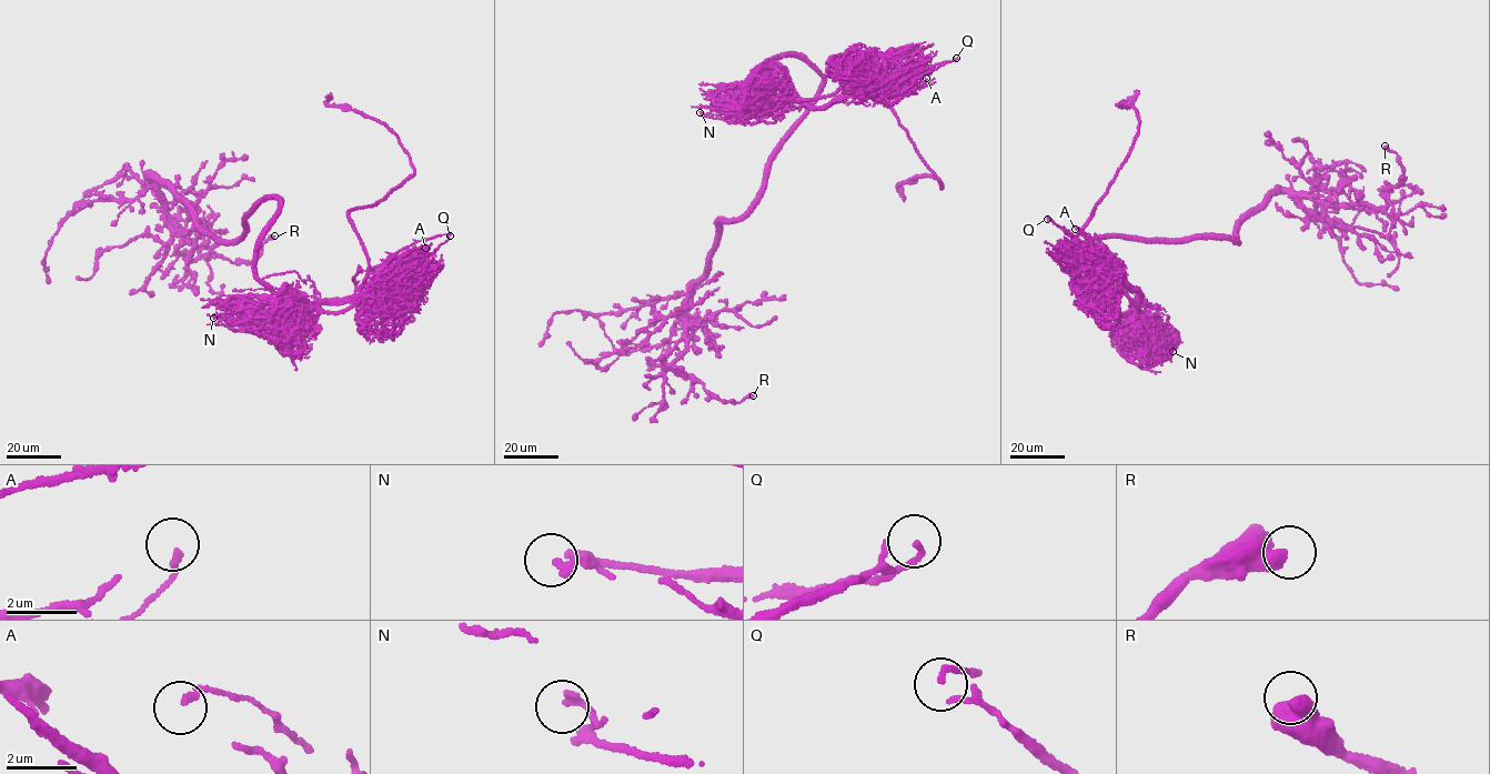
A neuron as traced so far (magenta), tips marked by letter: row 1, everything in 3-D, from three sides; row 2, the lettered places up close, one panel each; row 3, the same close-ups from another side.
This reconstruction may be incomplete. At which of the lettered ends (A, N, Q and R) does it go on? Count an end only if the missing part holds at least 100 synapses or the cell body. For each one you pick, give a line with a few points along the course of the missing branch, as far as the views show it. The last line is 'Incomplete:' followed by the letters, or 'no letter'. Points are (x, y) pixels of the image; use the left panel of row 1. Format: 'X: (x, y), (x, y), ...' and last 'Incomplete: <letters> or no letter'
Incomplete: no letter

